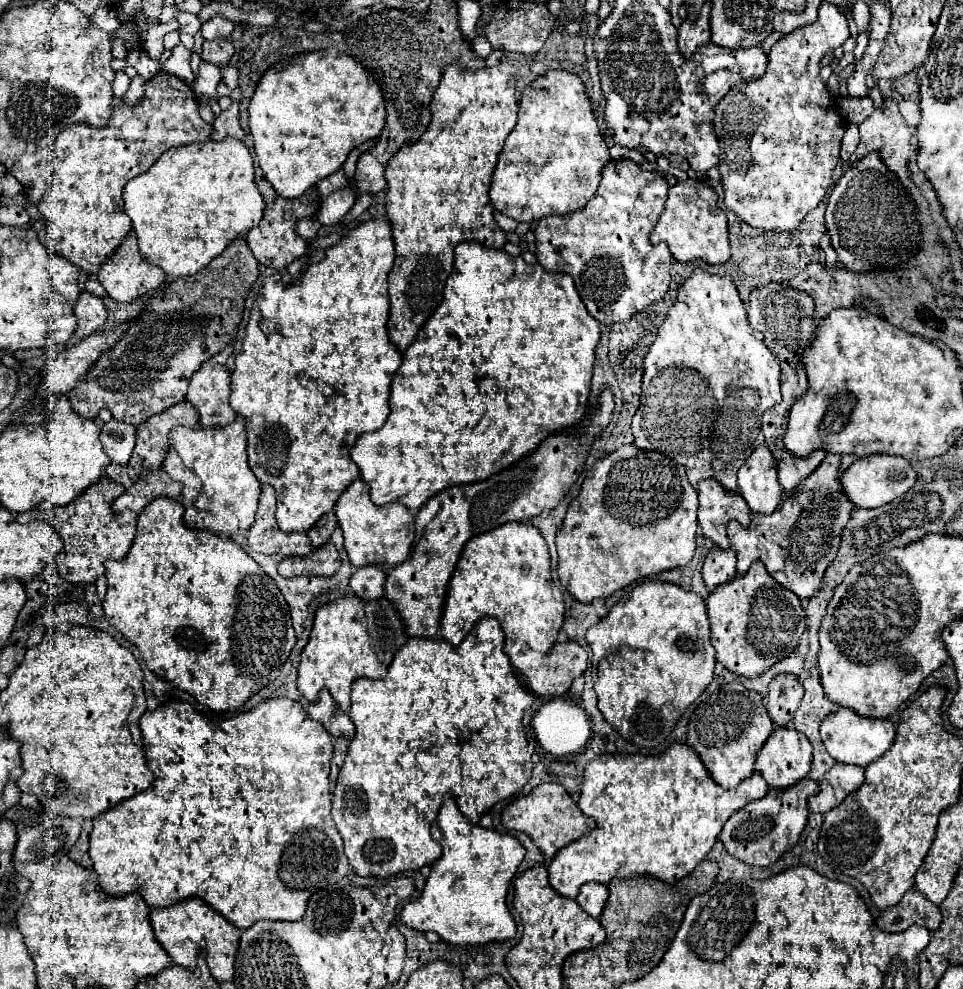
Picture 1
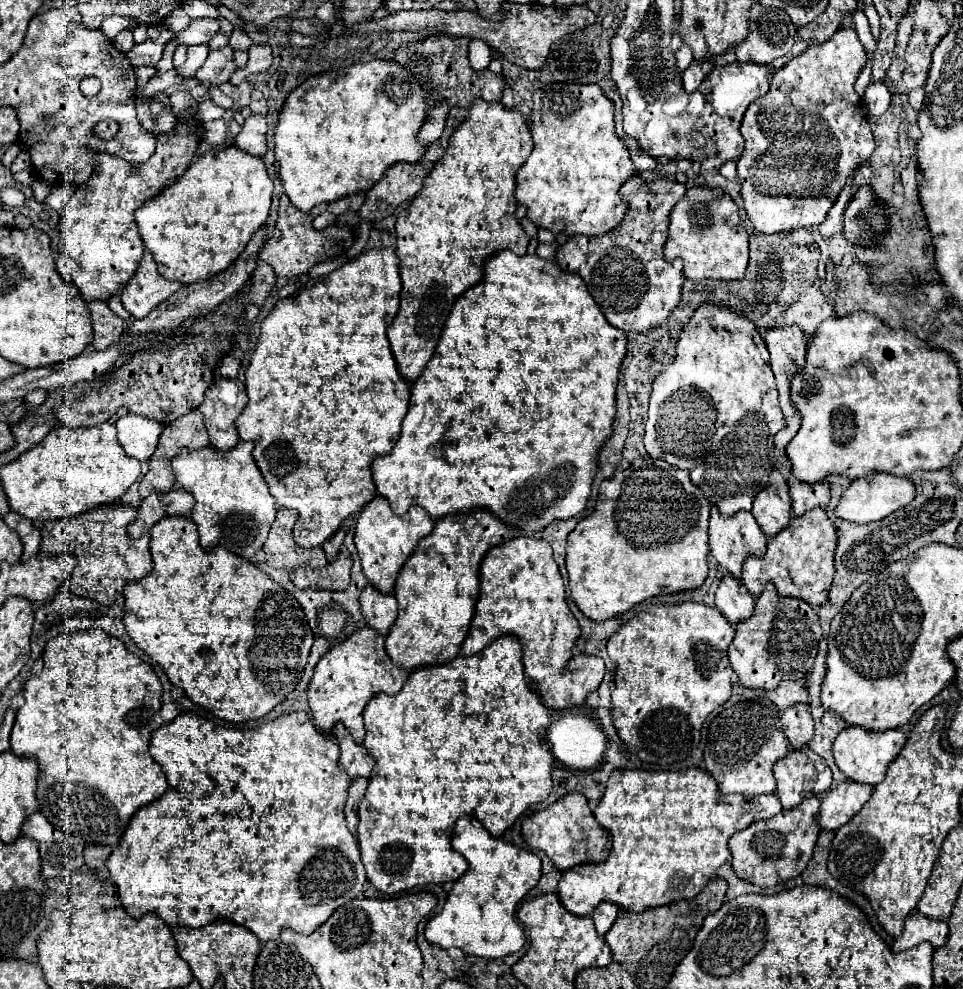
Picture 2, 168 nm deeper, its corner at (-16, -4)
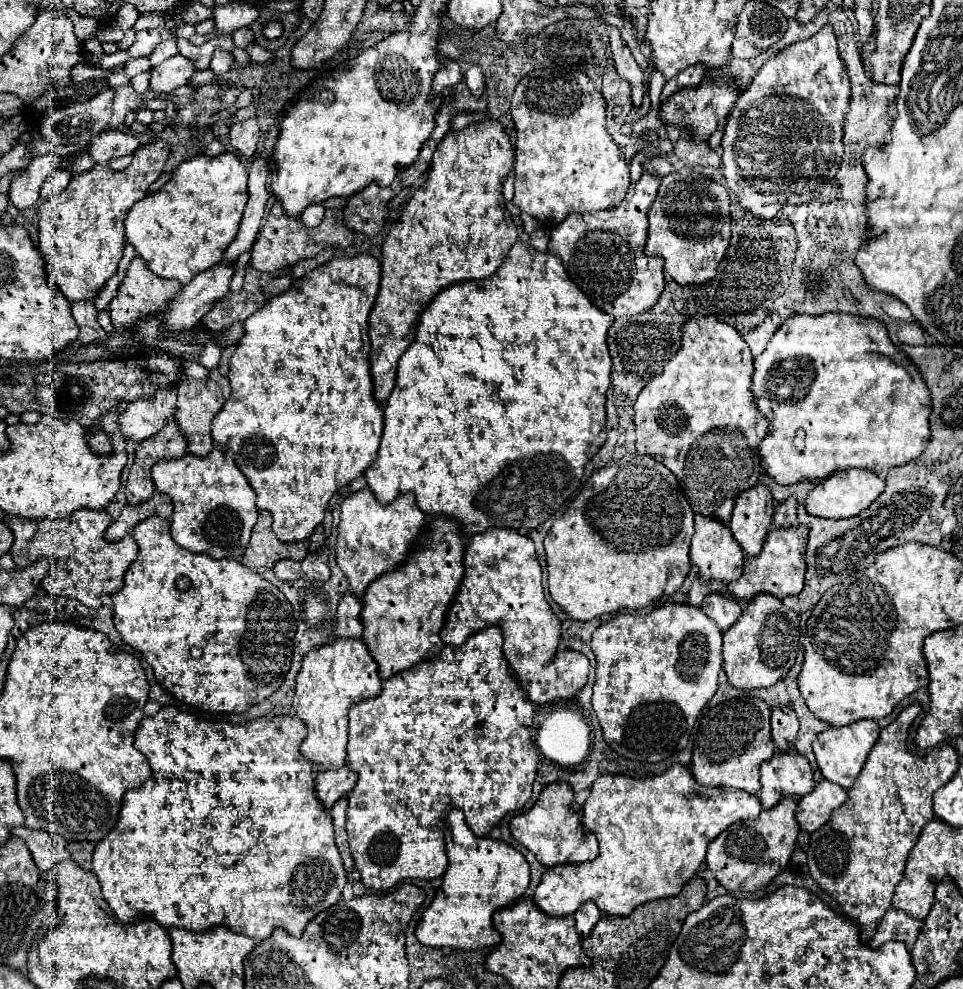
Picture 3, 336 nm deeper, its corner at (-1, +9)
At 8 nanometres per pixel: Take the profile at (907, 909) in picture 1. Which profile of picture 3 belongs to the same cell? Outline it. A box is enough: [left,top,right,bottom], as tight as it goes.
[871,909,923,949]

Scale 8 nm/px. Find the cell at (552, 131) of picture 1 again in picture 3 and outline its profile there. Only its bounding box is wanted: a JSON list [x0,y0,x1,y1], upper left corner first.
[511,69,629,229]

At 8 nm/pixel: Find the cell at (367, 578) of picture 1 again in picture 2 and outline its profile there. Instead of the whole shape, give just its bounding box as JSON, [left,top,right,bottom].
[360,584,398,636]

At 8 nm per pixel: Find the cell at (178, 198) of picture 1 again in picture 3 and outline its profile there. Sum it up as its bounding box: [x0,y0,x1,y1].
[125,153,247,285]

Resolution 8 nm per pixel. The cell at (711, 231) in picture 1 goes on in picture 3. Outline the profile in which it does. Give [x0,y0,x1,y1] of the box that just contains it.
[645,167,729,285]

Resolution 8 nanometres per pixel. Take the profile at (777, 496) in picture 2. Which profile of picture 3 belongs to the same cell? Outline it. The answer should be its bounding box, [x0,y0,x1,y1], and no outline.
[729,485,775,557]

